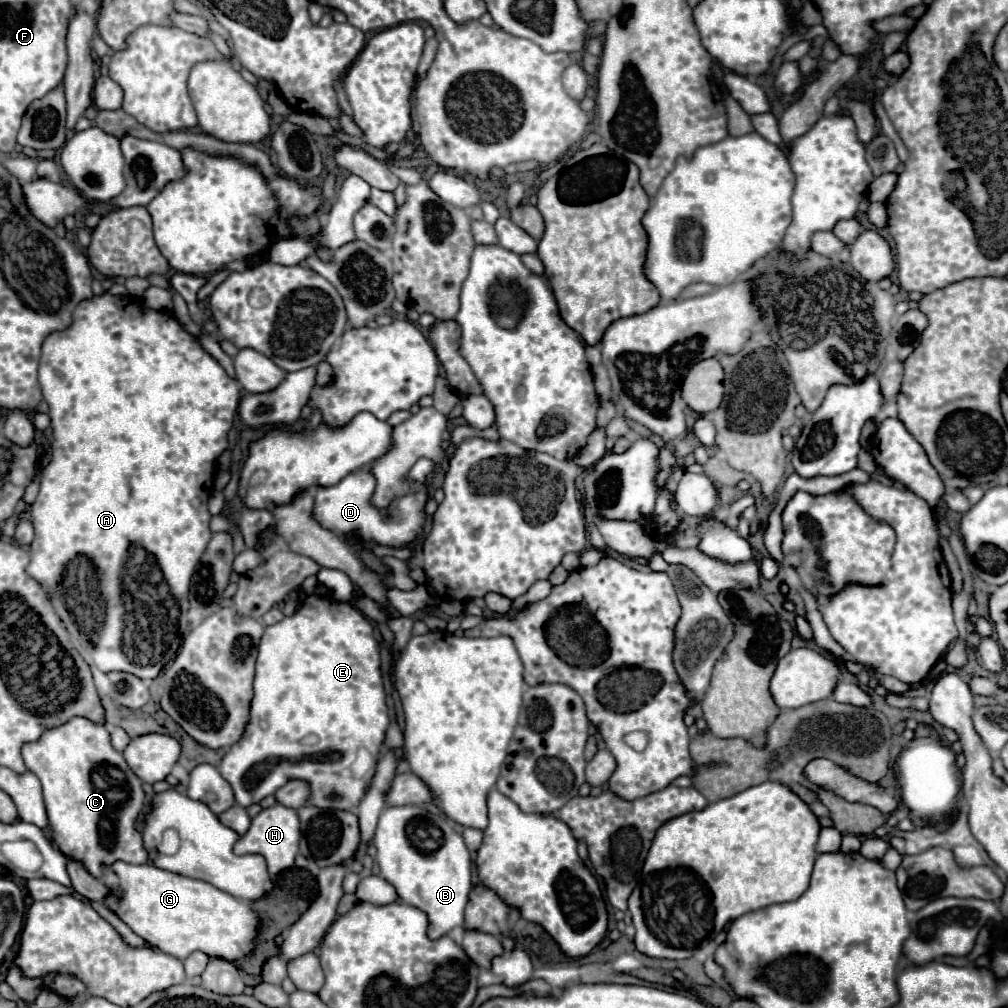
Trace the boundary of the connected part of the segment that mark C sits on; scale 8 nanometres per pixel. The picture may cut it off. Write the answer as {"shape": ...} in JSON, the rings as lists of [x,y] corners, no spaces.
{"shape":[[[76,717],[46,731],[40,741],[26,743],[22,757],[28,771],[42,783],[48,829],[58,851],[70,861],[80,861],[92,877],[112,891],[122,891],[110,865],[114,861],[148,863],[142,831],[136,827],[144,813],[146,793],[122,753],[112,747],[110,733],[102,725]]]}

